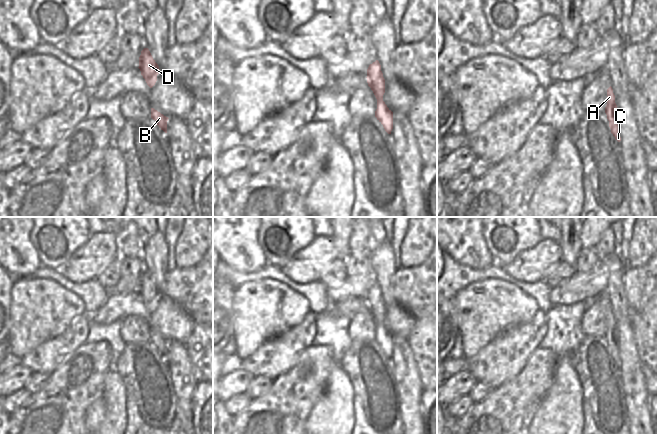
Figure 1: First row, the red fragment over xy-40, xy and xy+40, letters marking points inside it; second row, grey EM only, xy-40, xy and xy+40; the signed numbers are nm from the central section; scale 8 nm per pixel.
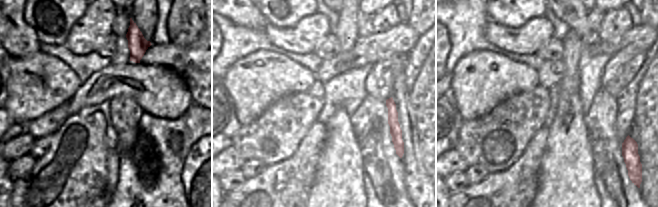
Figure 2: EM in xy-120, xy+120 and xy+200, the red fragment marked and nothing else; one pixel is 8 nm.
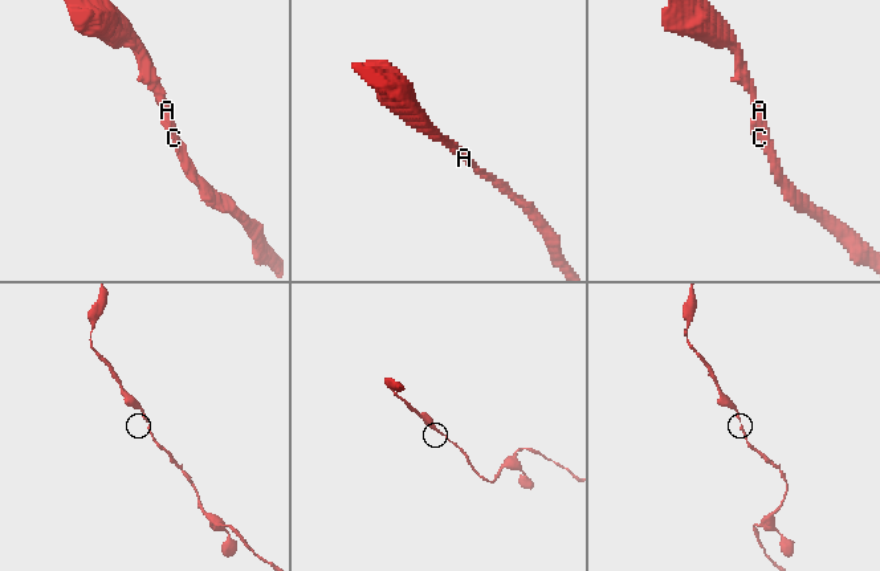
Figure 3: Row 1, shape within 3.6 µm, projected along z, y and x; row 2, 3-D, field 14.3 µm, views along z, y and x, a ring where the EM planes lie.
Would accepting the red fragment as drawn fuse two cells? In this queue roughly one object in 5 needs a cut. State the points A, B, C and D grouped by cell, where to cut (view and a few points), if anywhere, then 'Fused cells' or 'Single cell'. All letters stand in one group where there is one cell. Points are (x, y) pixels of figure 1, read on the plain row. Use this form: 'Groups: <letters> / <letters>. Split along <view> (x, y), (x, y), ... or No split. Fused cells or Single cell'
Groups: A B C D. No split. Single cell

